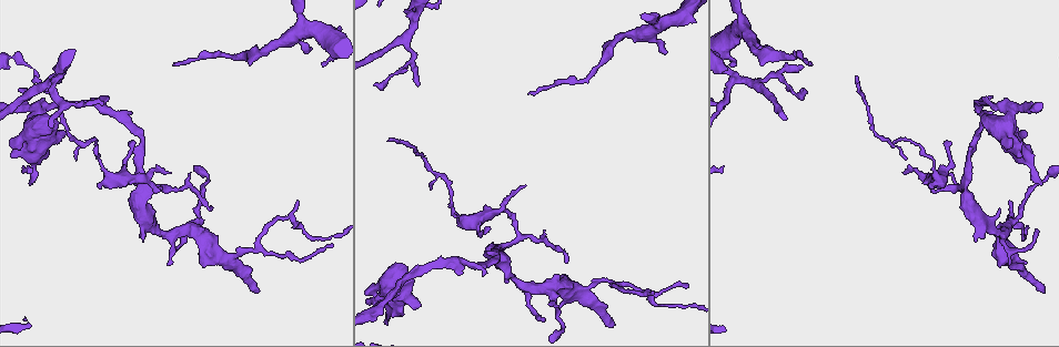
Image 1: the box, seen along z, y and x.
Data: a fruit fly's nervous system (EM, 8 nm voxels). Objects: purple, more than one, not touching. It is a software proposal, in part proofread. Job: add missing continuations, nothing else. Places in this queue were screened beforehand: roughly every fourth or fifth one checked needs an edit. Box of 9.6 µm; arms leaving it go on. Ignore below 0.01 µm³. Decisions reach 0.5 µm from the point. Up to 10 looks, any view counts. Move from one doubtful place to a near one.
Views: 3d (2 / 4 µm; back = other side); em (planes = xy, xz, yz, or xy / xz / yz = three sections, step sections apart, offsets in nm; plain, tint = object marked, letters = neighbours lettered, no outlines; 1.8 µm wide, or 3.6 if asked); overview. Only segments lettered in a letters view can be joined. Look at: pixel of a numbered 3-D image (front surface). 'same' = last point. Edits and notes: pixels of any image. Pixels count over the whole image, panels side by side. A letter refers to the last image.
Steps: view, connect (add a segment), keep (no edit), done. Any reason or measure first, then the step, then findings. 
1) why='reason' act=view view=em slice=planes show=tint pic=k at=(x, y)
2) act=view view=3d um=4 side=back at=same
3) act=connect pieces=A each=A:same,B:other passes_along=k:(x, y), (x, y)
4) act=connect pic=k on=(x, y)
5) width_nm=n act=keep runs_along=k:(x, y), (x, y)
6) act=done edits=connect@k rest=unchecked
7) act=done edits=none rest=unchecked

why='thin end' act=view view=em um=3.6 slice=planes show=plain pic=1 at=(177, 62)

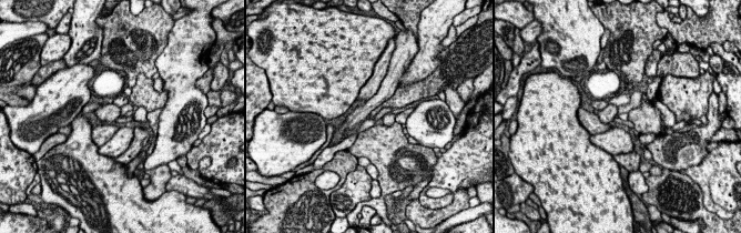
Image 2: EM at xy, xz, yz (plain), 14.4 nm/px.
why='what lies round it' act=view view=em um=3.6 slice=planes show=letters at=same

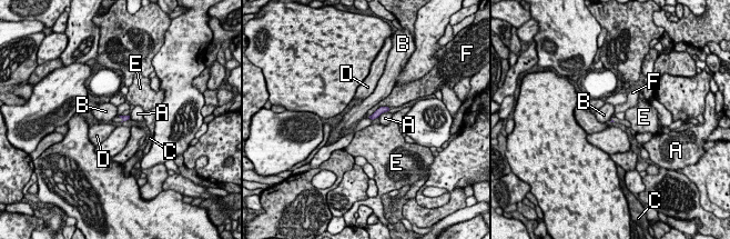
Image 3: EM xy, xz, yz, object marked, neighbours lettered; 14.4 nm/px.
longest_contact=F:360nm act=keep each=A:other,B:other,C:other,D:other,E:other,F:other runs_along=3:(387, 108), (369, 117) found='none of them fits'

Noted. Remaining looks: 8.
why='free end' act=view view=3d um=4 pic=1 at=(665, 51)

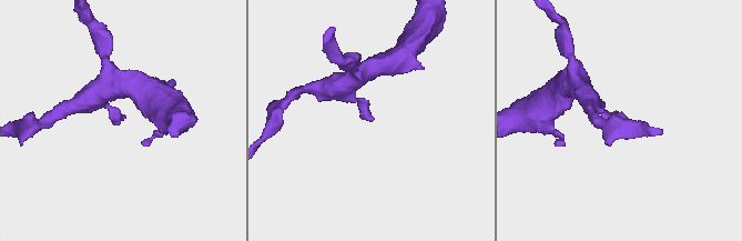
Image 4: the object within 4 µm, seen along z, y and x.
why='shape alone is not enough' act=view view=em slice=planes show=letters pic=4 at=(370, 119)

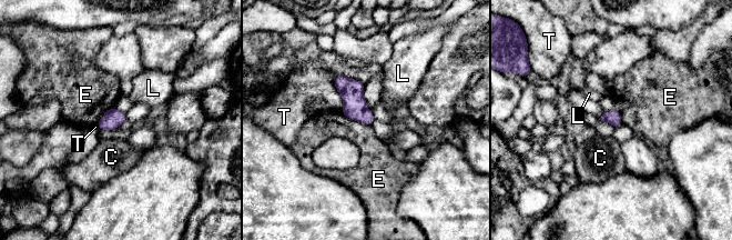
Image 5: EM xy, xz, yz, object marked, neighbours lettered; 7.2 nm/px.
act=keep each=C:other,E:other,L:other,T:other border=5:(341, 111), (352, 119), (369, 124) found='none of them fits'

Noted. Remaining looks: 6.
act=view view=3d um=4 pic=1 at=(390, 139)

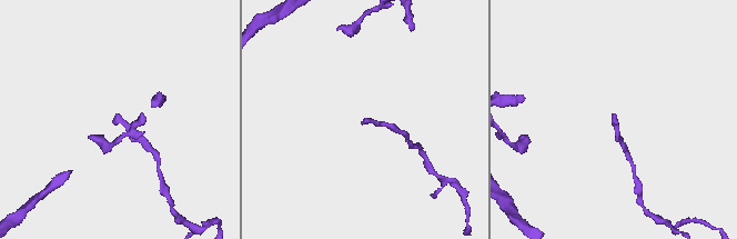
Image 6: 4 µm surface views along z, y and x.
why='need the tissue' act=view view=em slice=planes show=letters pic=6 at=(117, 115)

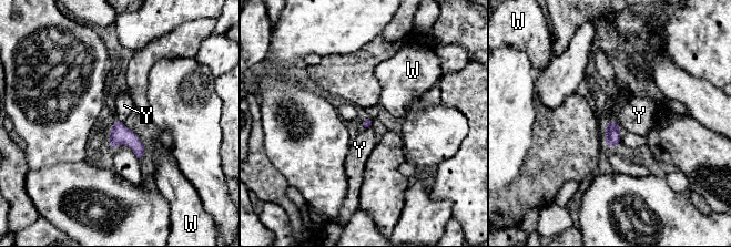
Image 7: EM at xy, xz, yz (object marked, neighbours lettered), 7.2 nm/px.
act=keep each=W:other,Y:other border=7:(608, 120), (615, 120), (620, 126) found='none of them fits'

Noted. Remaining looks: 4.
why='three-way junction' act=view view=3d um=4 side=back pic=1 at=(731, 76)

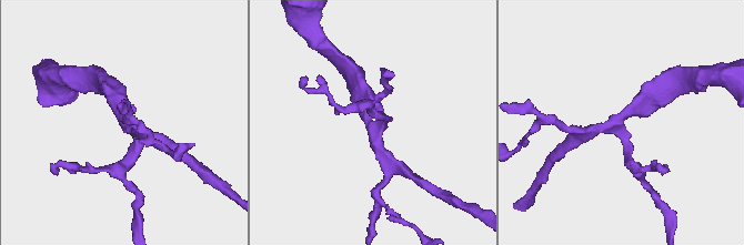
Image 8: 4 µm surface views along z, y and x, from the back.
arms=3 act=view view=em slice=planes show=letters pic=8 at=(618, 122)

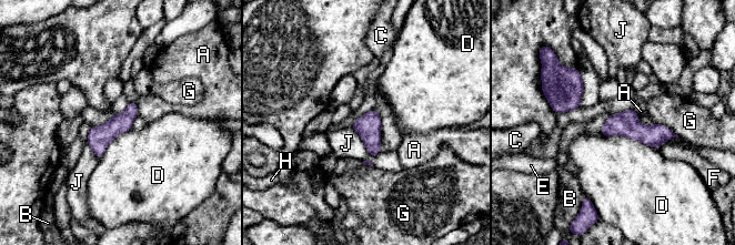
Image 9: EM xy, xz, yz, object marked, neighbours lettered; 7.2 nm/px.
act=keep each=A:other,B:other,C:other,D:other,E:other,F:other,G:other,H:other,J:other runs_along=9:(604, 130), (671, 134) found='no lettered segment goes on from it'

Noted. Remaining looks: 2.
act=done edits=none rest=unchecked

